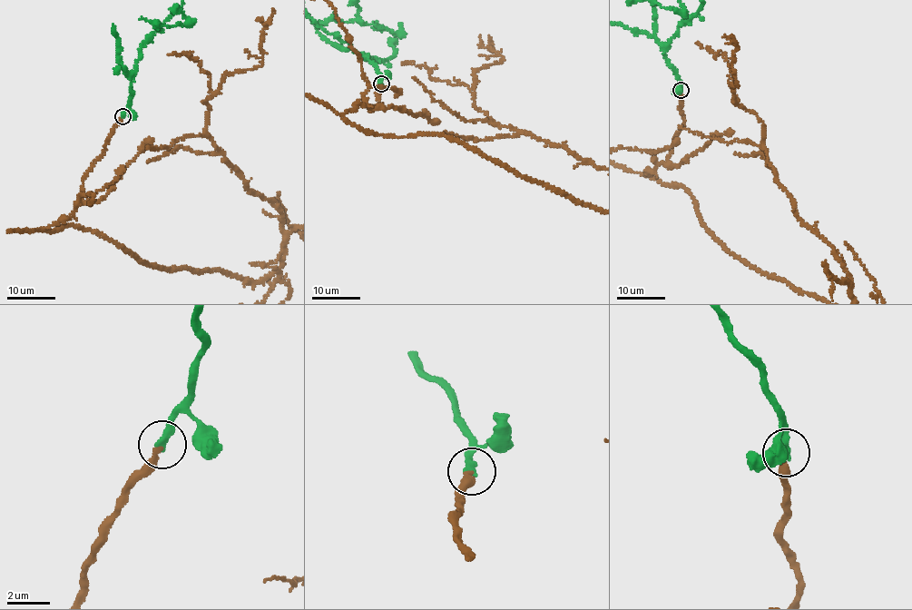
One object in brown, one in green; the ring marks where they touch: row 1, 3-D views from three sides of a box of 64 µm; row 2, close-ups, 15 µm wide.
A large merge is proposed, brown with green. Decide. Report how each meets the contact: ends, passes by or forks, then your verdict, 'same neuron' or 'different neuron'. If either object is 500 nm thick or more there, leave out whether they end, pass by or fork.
brown ends; green ends; same neuron

